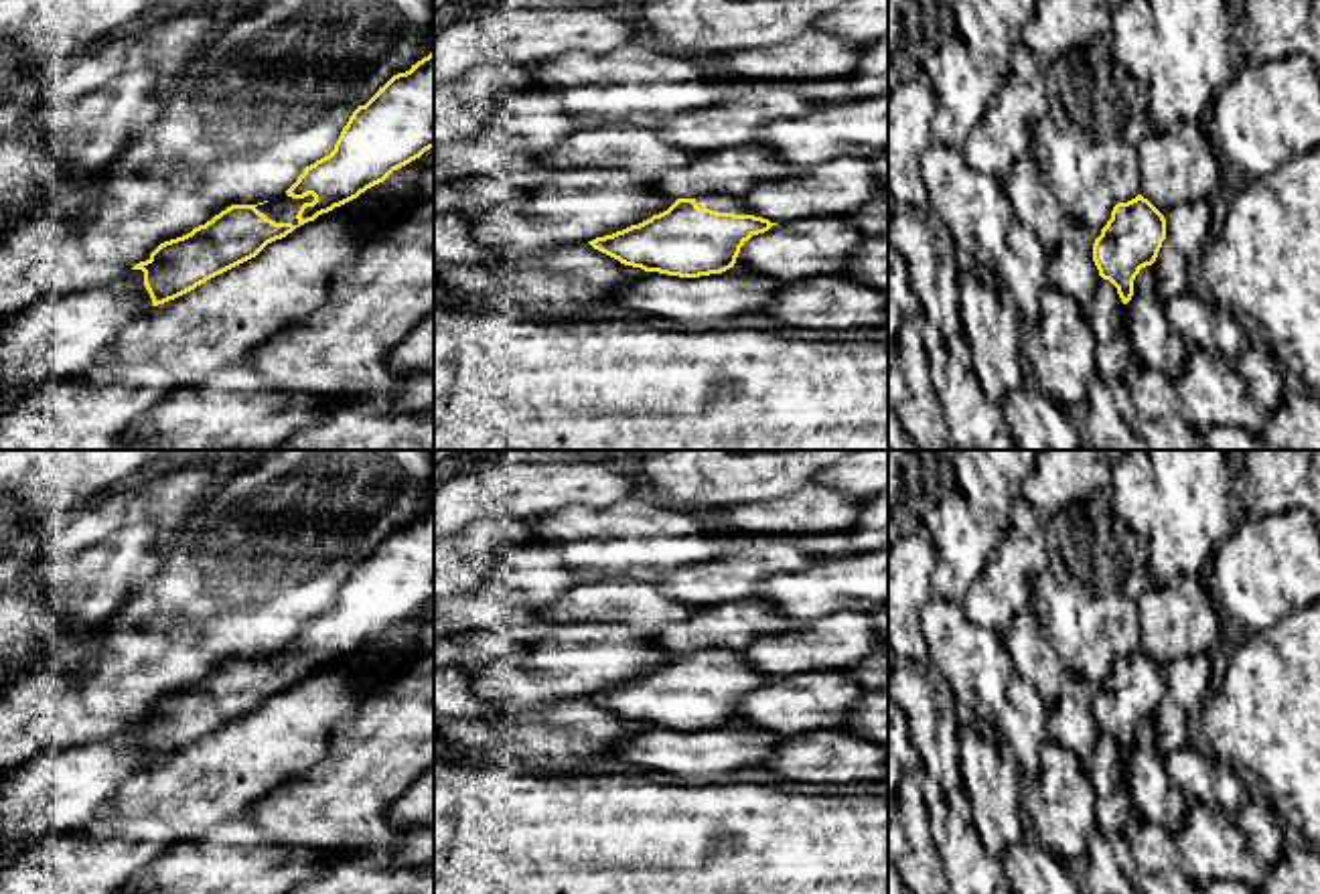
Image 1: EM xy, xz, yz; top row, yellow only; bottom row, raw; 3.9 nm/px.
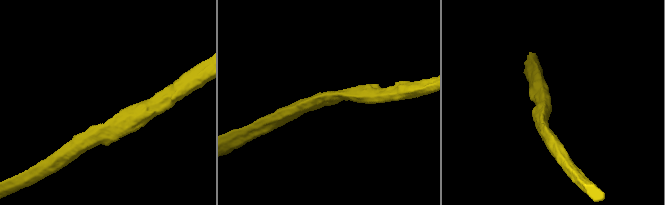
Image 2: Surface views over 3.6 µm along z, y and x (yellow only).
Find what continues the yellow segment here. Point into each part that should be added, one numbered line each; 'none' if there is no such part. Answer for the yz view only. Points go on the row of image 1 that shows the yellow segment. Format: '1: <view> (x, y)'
none

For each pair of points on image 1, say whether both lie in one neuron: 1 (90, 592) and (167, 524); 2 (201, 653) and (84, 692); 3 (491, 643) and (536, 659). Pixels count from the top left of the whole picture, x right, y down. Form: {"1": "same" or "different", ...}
{"1": "different", "2": "same", "3": "different"}

